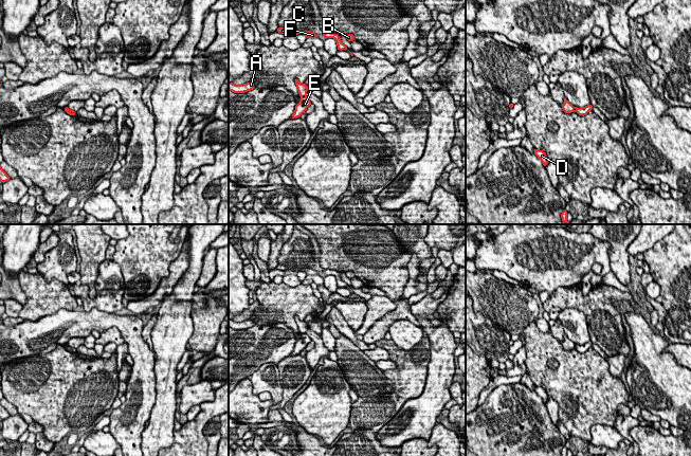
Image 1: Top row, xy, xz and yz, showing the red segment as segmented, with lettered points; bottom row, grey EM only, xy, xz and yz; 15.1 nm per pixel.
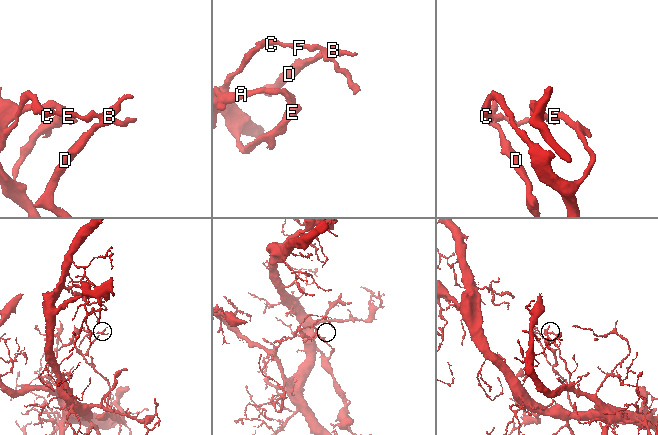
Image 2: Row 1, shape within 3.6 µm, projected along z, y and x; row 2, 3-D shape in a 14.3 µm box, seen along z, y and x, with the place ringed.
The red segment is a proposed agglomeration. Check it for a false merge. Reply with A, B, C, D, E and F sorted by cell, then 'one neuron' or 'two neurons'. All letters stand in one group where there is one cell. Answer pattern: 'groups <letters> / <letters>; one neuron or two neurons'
groups A / B C D E F; two neurons

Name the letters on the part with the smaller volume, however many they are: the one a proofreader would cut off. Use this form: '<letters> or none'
B, C, D, E, F

